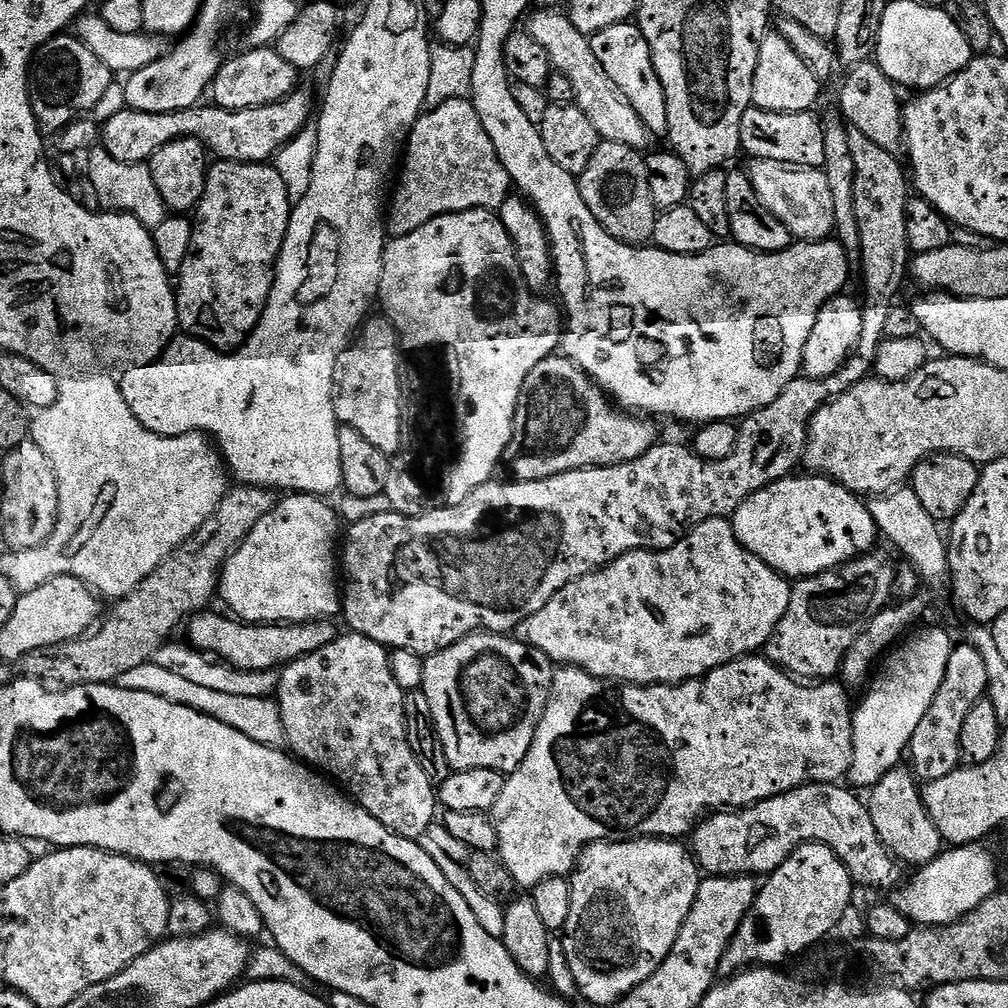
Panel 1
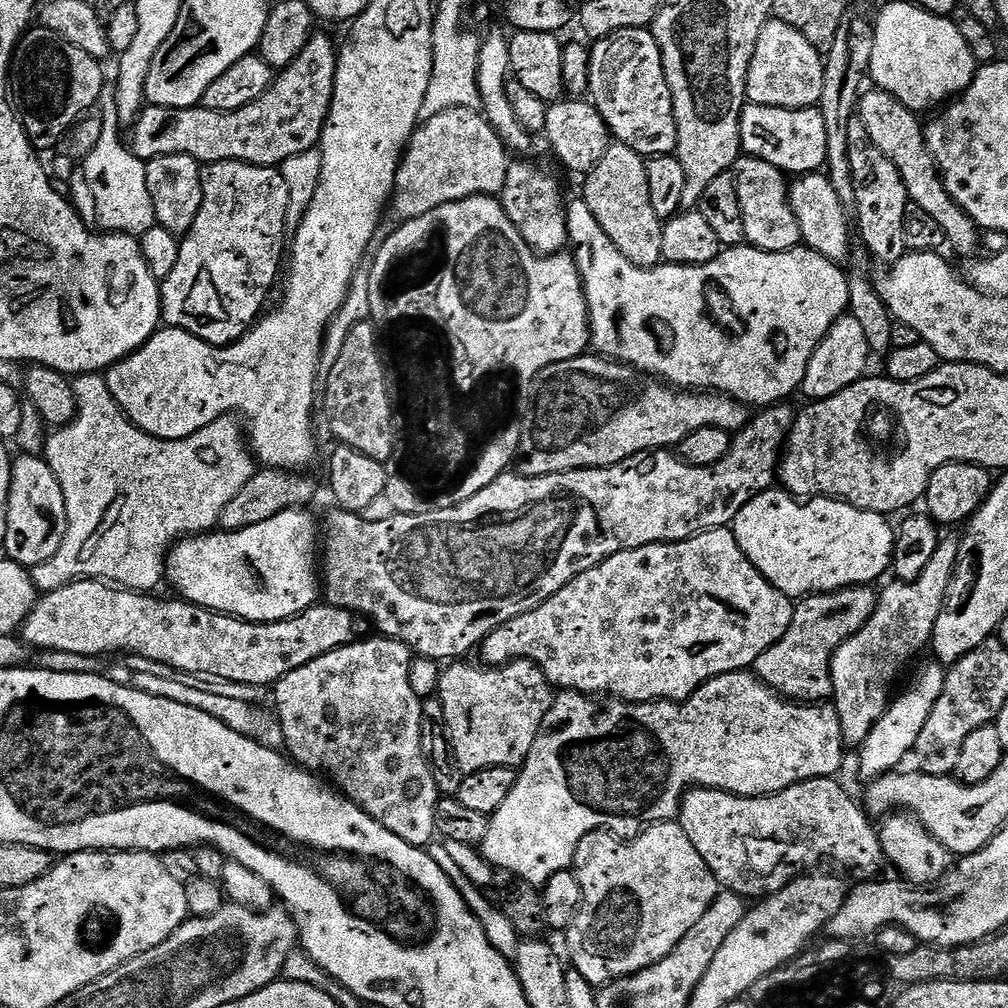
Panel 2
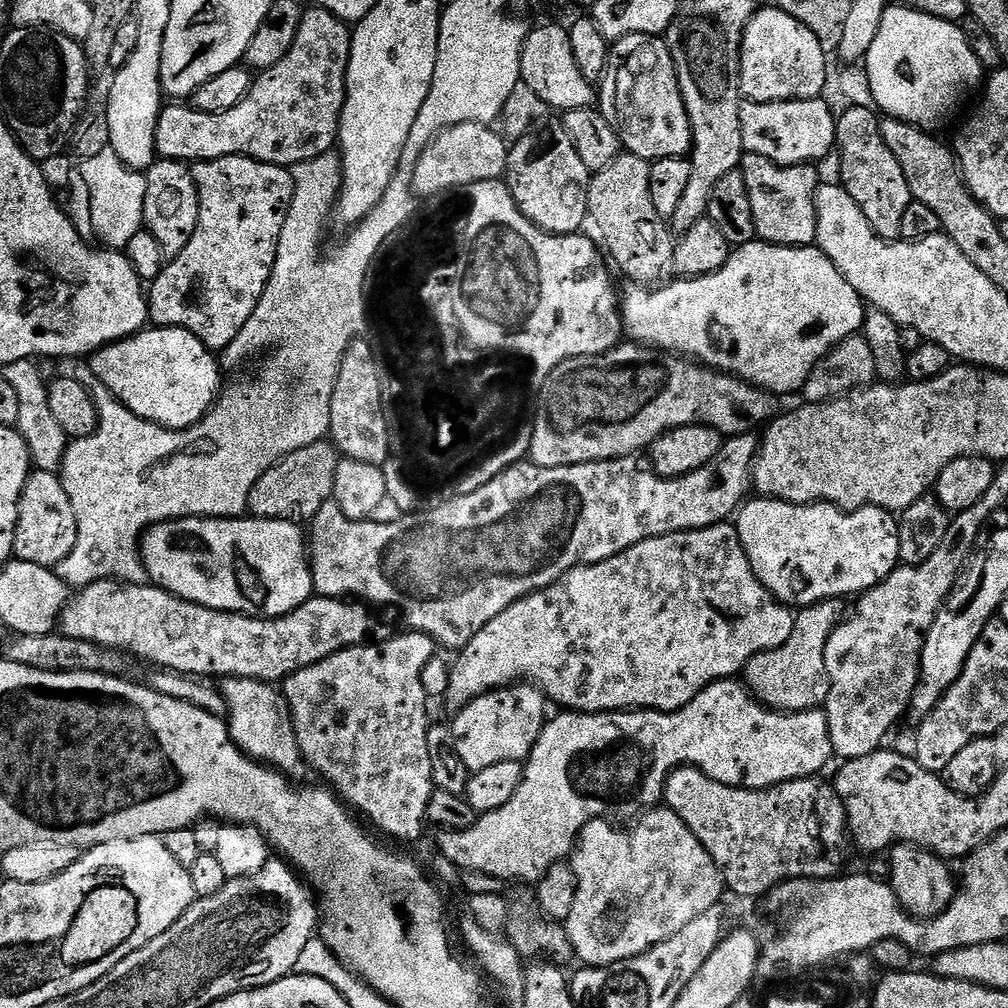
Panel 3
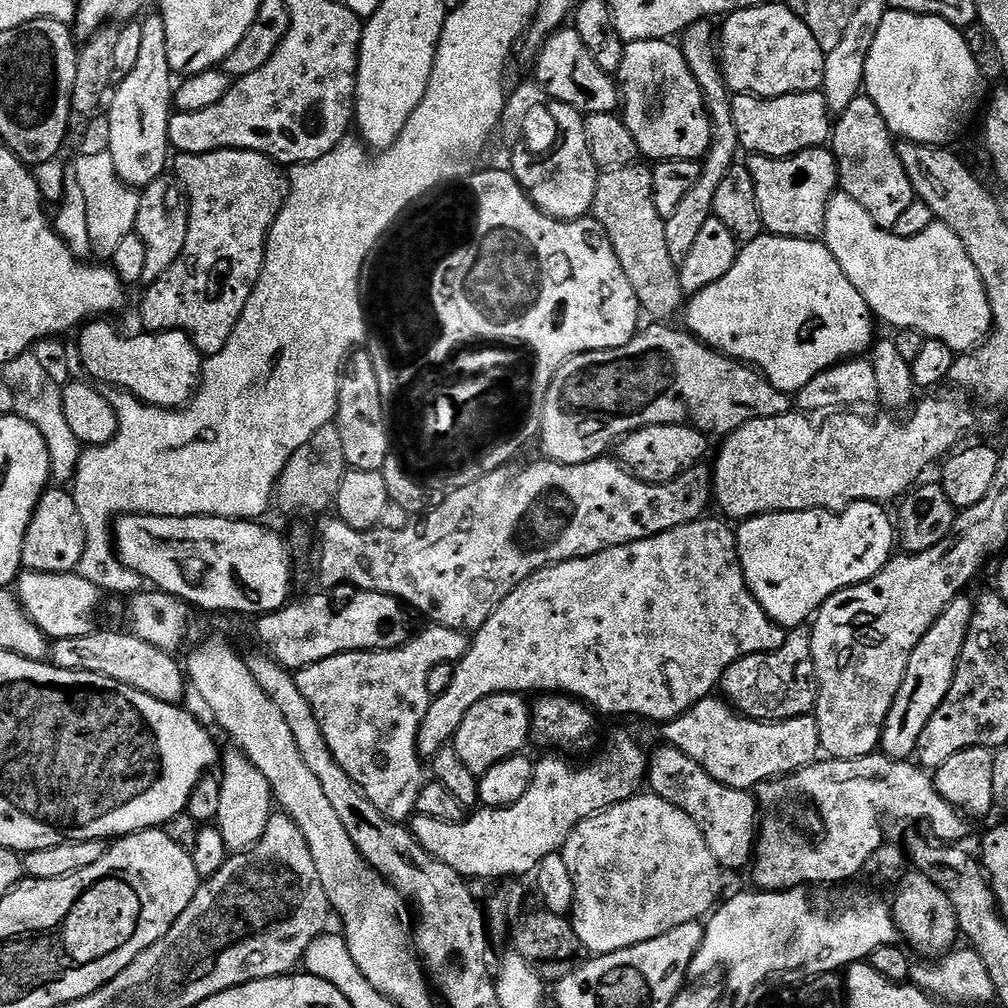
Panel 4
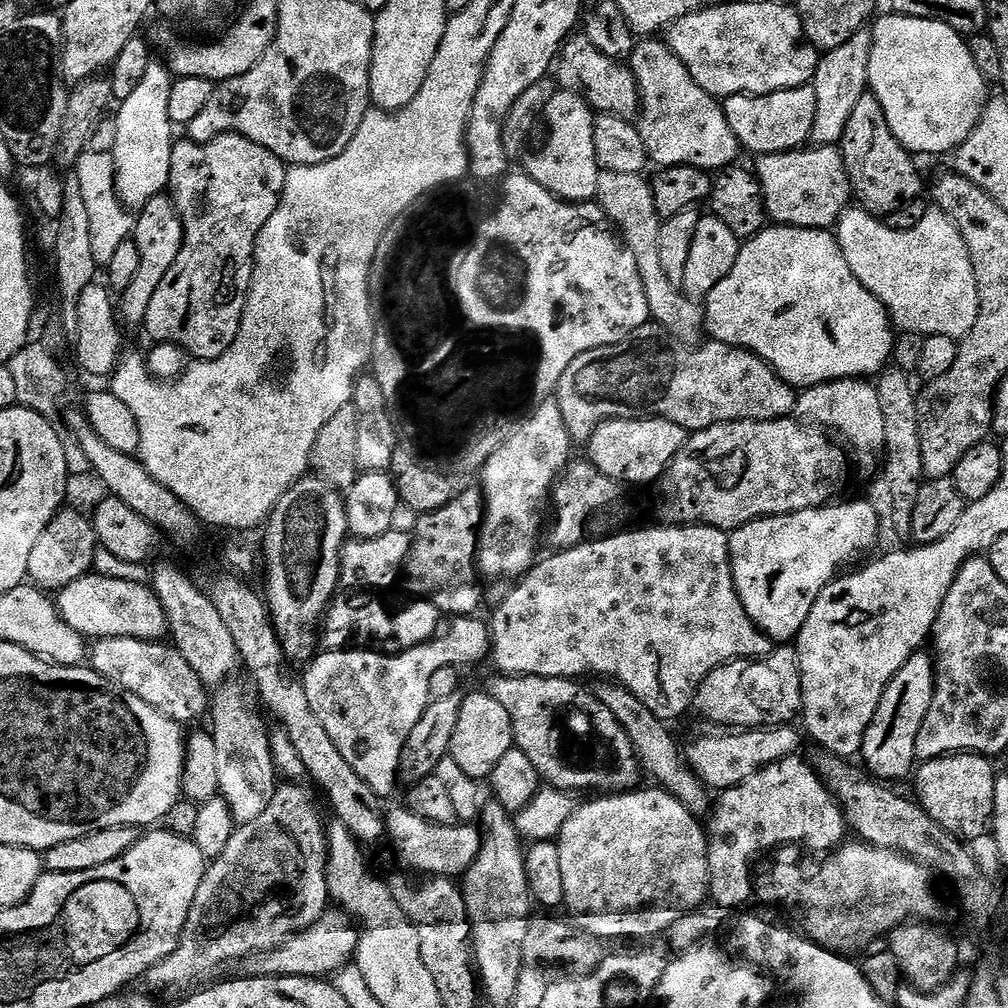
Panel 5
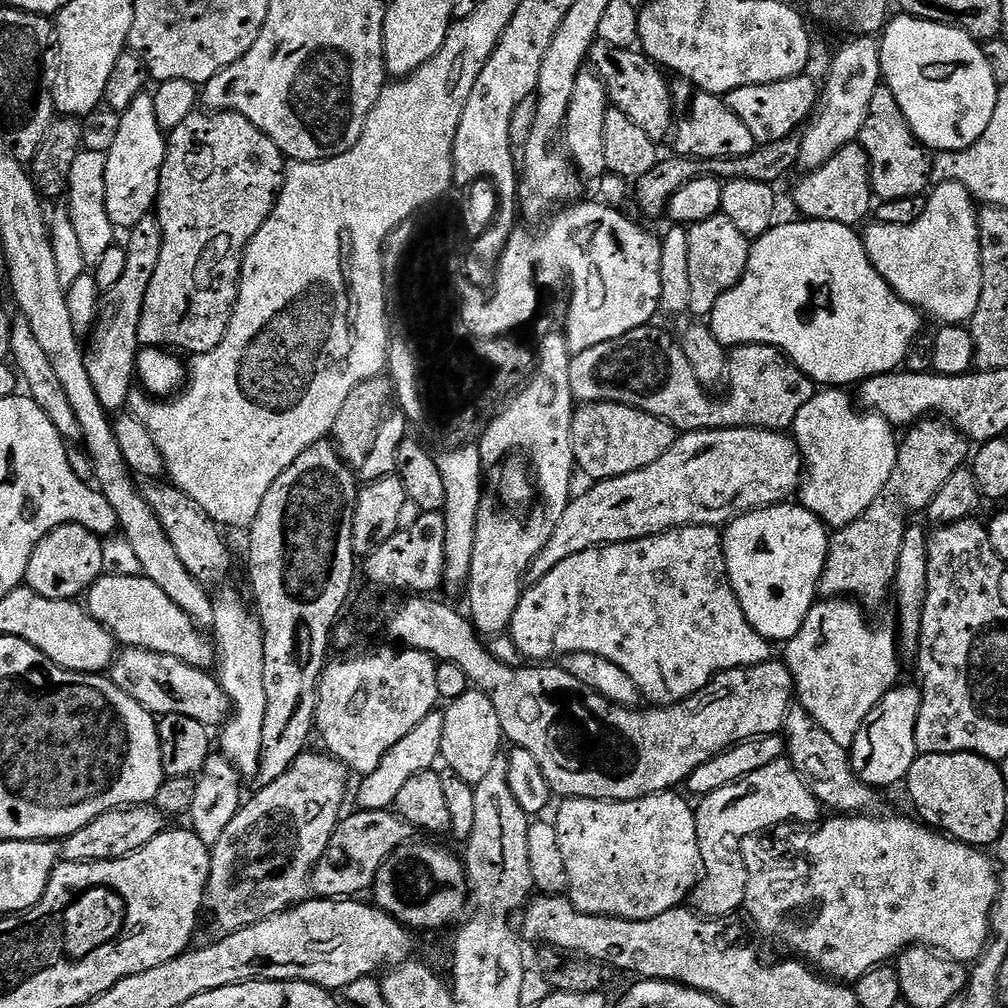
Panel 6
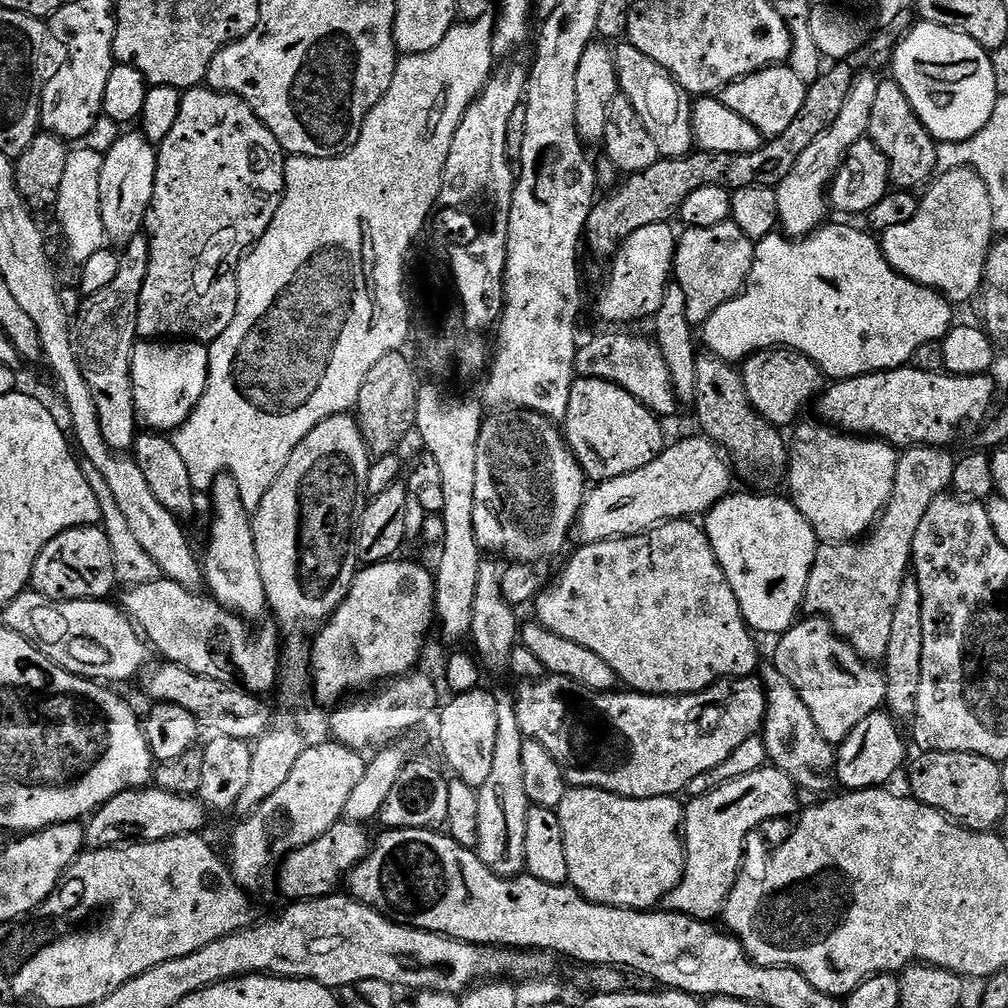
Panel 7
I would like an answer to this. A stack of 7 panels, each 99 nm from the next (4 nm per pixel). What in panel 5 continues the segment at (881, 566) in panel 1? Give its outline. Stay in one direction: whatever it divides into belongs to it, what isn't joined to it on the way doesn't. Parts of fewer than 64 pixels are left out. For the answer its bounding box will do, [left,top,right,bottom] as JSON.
[694,646,804,730]

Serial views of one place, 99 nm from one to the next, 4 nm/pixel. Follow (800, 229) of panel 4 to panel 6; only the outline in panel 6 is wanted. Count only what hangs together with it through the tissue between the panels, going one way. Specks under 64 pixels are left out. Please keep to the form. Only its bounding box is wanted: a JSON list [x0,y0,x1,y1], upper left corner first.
[792,142,874,226]

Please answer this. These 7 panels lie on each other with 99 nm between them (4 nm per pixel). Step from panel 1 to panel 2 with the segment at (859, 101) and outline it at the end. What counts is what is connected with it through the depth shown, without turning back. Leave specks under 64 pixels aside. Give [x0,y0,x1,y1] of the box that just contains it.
[858,91,982,258]

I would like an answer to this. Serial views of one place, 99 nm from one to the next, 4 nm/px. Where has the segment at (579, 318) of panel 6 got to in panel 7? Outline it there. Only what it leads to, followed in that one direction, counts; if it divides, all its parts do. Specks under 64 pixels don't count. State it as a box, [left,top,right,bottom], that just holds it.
[596,223,678,326]

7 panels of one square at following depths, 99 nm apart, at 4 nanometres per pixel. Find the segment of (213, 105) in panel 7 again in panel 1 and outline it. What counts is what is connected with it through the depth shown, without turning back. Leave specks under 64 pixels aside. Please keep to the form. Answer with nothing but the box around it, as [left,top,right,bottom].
[176,160,294,350]

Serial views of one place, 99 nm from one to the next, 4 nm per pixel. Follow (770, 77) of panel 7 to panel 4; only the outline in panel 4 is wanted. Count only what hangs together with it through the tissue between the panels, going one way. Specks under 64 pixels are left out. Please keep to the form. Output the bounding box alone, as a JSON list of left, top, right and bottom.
[731,91,830,160]

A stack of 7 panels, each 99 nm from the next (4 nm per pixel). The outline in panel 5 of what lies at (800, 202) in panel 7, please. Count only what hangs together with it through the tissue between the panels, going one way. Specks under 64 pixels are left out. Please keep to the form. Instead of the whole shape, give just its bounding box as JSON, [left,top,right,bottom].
[811,30,871,146]

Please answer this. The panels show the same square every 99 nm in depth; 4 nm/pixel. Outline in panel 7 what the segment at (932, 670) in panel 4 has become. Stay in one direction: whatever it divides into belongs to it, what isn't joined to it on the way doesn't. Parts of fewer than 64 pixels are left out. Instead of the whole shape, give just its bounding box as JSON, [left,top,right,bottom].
[836,710,909,790]

